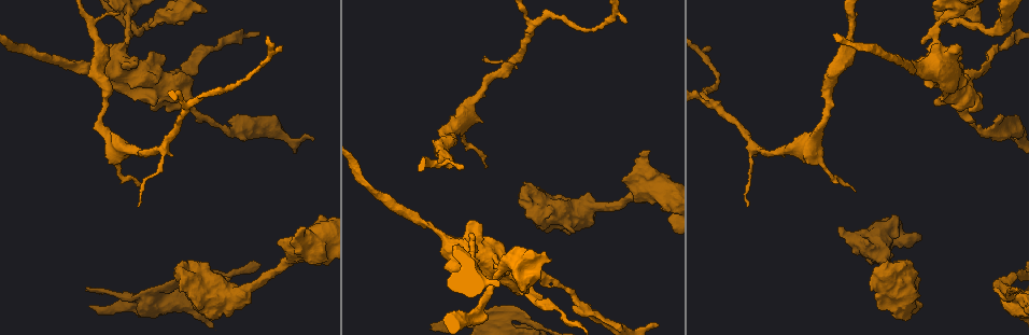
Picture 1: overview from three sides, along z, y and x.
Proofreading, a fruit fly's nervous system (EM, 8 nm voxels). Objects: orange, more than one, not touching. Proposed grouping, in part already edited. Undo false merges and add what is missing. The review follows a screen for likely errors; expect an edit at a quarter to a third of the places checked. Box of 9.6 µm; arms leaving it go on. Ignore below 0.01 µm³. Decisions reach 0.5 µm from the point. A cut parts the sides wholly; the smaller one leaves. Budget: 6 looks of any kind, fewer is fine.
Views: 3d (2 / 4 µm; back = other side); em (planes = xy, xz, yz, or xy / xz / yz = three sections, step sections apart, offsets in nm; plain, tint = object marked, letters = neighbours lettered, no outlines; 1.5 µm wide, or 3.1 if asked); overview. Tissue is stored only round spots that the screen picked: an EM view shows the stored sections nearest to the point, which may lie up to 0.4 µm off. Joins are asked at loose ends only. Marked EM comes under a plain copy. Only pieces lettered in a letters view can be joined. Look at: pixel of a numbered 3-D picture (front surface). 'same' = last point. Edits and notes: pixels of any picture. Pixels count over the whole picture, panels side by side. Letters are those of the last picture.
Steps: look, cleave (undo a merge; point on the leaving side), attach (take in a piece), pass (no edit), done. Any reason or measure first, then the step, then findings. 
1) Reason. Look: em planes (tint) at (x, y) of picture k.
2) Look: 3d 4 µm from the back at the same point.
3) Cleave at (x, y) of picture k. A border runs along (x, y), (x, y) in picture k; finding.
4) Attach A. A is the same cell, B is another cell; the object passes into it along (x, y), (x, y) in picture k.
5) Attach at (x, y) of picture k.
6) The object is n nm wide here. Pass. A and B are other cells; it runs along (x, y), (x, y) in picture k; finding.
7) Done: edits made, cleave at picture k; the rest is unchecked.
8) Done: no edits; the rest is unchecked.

An open end. Look: 3d 2 µm at (536, 223) of picture 1.

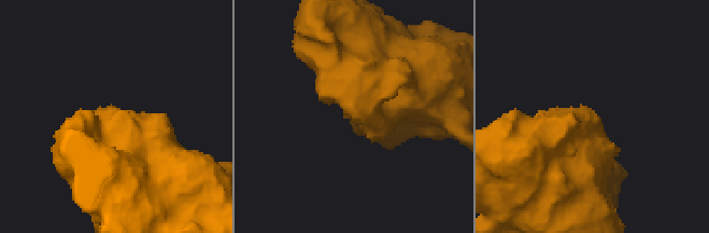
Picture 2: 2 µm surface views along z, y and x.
Look: em planes (letters) at (113, 113) of picture 2.

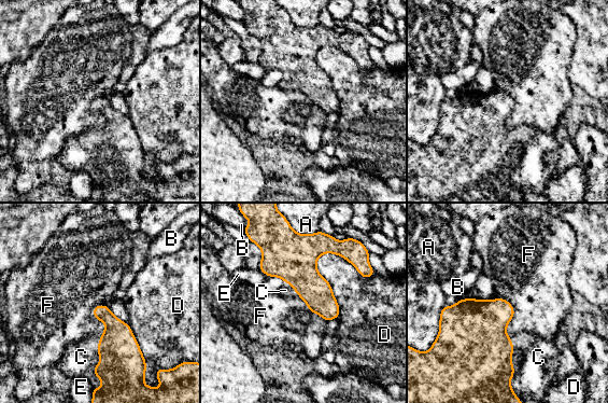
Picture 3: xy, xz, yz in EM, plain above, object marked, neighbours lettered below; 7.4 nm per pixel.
The object is 420 nm wide here. Attach C. C is the same cell, A, B, D, E and F are other cells; the object passes into it along (122, 370), (98, 356), (81, 357) in picture 3; it goes on there.

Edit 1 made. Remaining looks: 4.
Free end. Look: em yz step 8 (letters) at (142, 291) of picture 1.

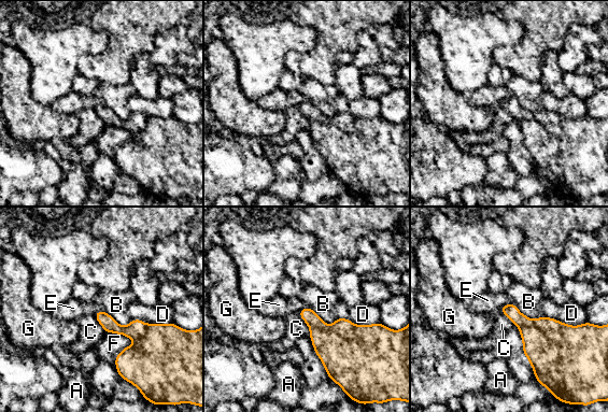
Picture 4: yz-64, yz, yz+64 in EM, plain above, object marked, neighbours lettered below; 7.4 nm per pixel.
Another direction. Look: em planes (letters) at the same point.

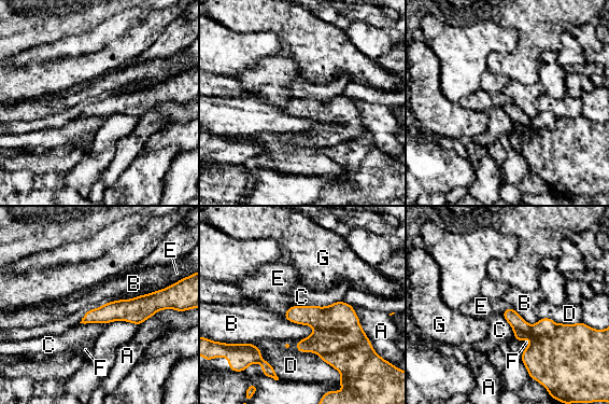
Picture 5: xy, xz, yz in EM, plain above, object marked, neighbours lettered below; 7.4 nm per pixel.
Cleave at (546, 326) of picture 5. A, B, C, D, E, F and G are other cells; the part that leaves runs along (160, 304), (84, 320) in picture 5; two neurons meet here.

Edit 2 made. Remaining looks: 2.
Done: edits made, attach at picture 3, cleave at picture 5; the rest is unchecked.

